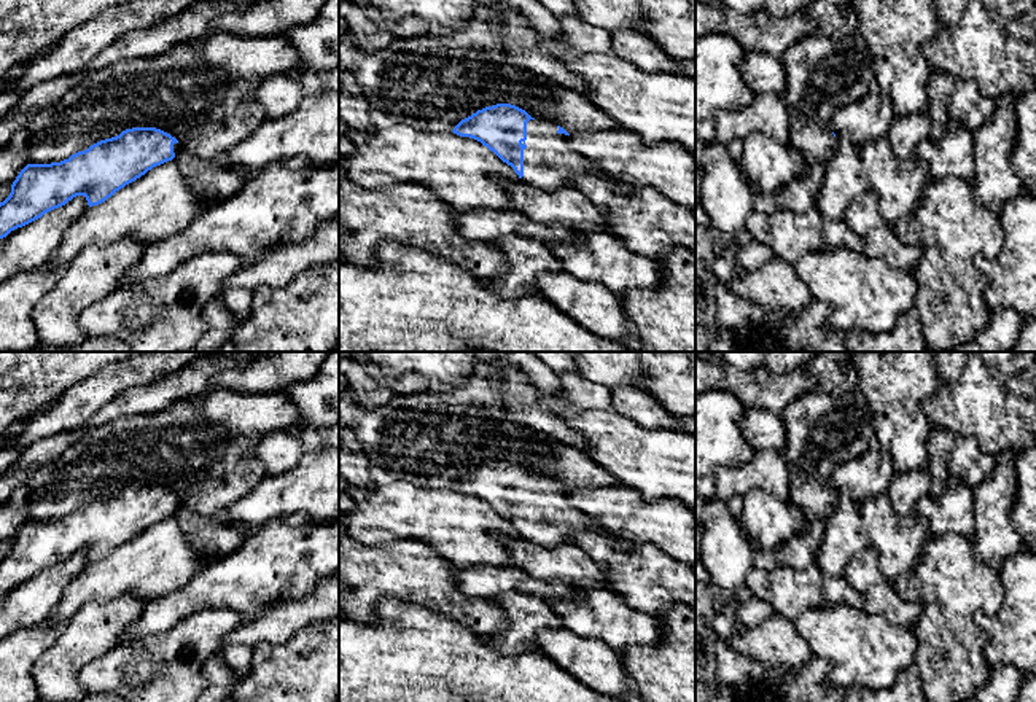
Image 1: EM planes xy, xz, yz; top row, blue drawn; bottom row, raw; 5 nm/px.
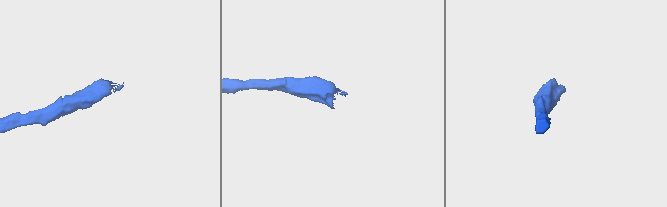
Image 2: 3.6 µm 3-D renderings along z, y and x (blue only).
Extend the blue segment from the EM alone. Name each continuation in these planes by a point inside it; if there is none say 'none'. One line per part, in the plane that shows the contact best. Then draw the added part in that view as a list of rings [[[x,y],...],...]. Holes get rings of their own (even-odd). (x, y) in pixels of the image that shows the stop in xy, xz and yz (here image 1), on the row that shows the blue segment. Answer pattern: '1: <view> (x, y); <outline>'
1: xz (549, 163); [[[530,119],[527,123],[522,183],[555,191],[570,186],[578,175],[595,174],[606,177],[613,186],[619,186],[619,180],[608,177],[598,164],[570,148],[570,135],[557,131],[557,124],[551,121]]]

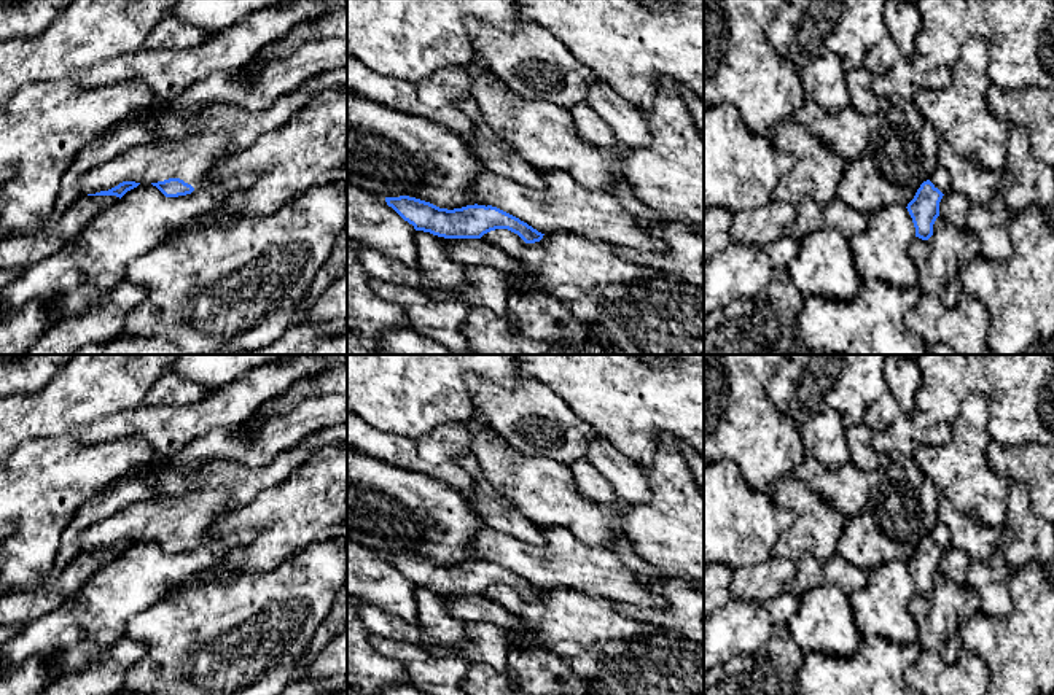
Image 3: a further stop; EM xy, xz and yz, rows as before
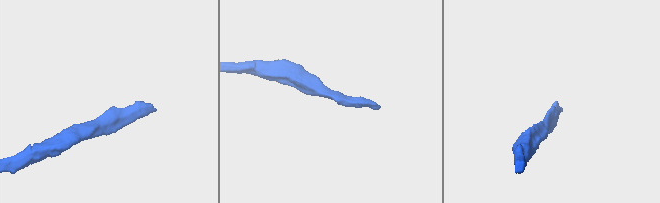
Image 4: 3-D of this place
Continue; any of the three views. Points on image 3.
1: xy (193, 159); [[[202,132],[177,143],[139,145],[91,169],[81,177],[80,188],[83,194],[96,194],[123,181],[151,184],[180,178],[199,189],[207,175],[232,154],[224,132]]]

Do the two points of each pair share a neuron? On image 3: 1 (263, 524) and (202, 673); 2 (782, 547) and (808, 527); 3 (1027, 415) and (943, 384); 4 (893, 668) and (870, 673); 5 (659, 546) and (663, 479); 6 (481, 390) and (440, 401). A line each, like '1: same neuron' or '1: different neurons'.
1: different neurons
2: same neuron
3: same neuron
4: same neuron
5: same neuron
6: different neurons

